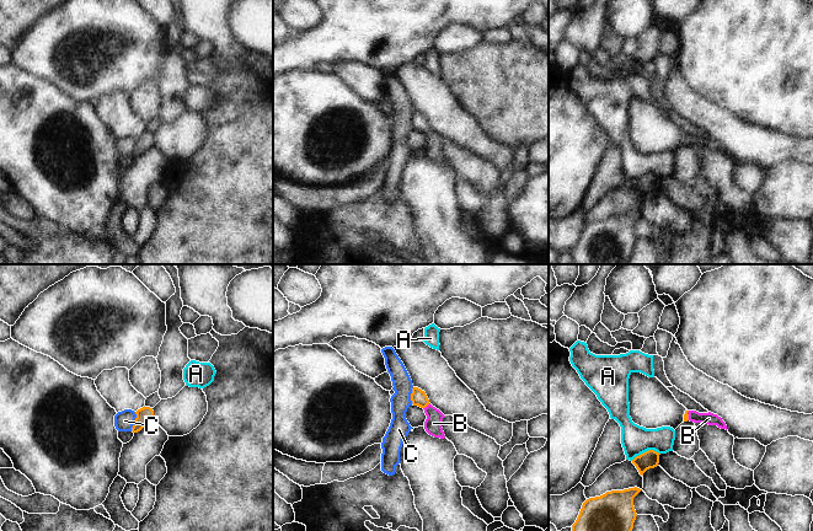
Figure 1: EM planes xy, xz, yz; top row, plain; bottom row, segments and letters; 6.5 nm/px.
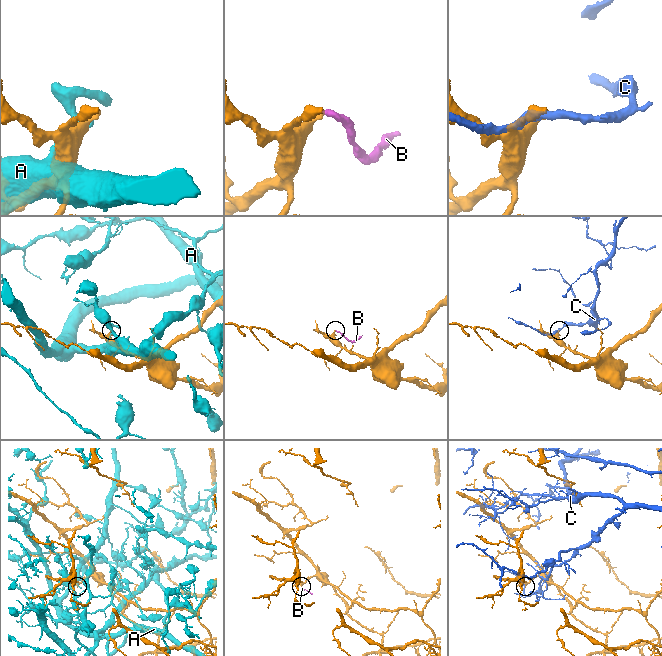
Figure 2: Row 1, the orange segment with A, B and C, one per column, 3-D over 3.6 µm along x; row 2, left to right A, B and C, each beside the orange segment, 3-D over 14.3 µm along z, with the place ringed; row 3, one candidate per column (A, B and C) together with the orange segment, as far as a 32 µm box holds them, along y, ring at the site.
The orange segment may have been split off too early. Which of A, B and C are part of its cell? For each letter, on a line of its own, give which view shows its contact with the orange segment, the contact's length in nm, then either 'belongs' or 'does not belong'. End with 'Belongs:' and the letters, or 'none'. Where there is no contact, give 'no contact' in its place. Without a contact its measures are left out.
A: contact in yz; length 200 nm; does not belong
B: contact in xz; length 60 nm; belongs
C: contact in xy; length 130 nm; does not belong
Belongs: B

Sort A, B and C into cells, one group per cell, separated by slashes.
A / B / C

